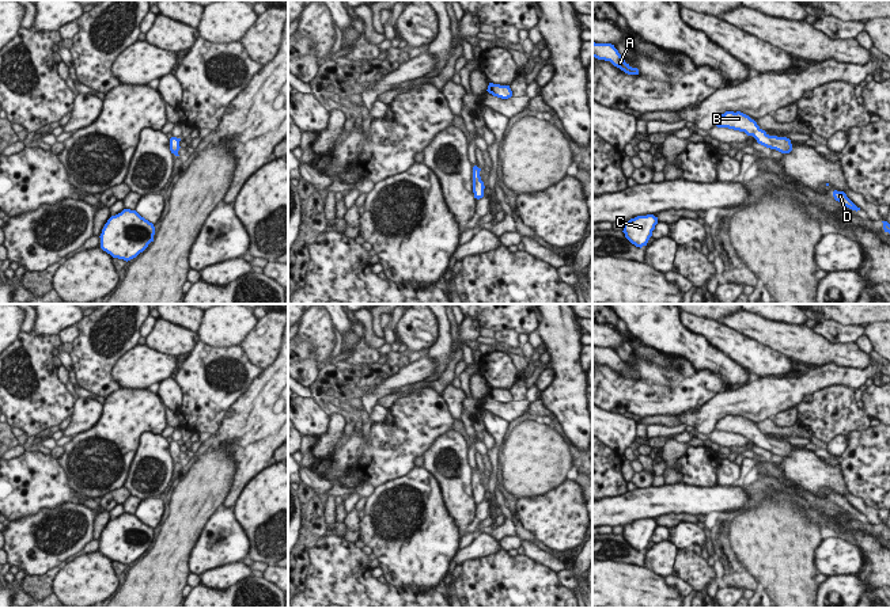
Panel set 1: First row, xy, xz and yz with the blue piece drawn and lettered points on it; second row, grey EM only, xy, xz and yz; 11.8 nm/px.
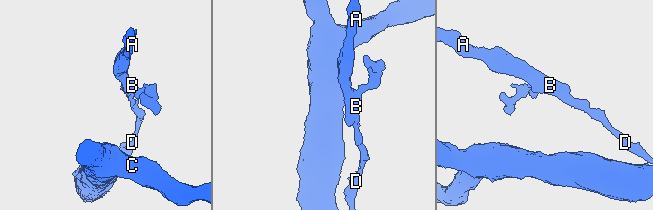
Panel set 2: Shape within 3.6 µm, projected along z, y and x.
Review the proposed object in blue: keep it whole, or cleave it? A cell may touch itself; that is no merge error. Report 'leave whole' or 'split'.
leave whole

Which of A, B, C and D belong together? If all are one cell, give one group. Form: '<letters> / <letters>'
A B C D

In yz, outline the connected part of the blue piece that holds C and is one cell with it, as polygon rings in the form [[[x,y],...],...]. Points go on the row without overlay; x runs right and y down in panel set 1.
[[[654,518],[637,520],[624,527],[622,536],[632,548],[641,552],[643,550],[647,550],[656,528],[658,521]]]

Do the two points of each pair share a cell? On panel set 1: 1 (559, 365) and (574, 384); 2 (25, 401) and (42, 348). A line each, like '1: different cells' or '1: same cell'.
1: same cell
2: same cell

